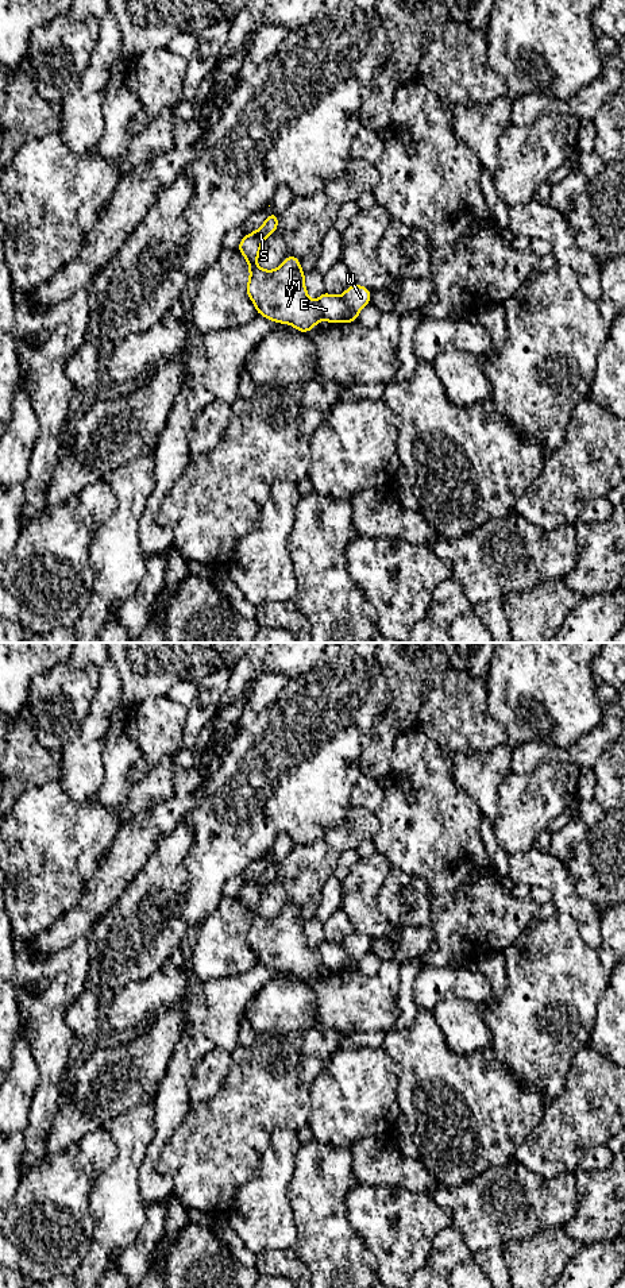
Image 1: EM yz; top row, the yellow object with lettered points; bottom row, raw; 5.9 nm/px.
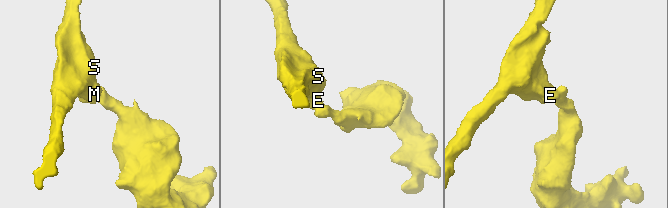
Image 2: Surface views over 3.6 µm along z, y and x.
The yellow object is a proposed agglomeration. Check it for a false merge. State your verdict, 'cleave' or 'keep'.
cleave

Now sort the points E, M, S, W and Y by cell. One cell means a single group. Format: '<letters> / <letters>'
E M S Y / W

